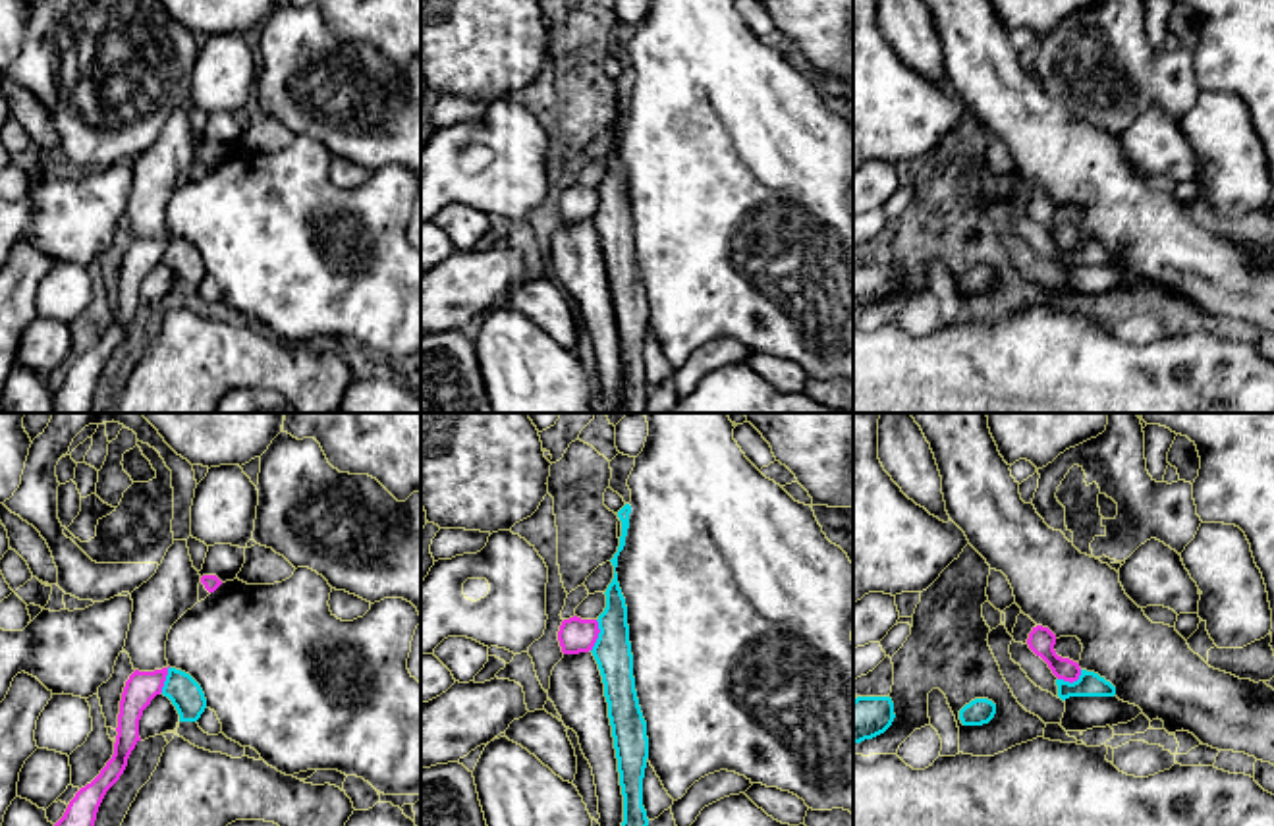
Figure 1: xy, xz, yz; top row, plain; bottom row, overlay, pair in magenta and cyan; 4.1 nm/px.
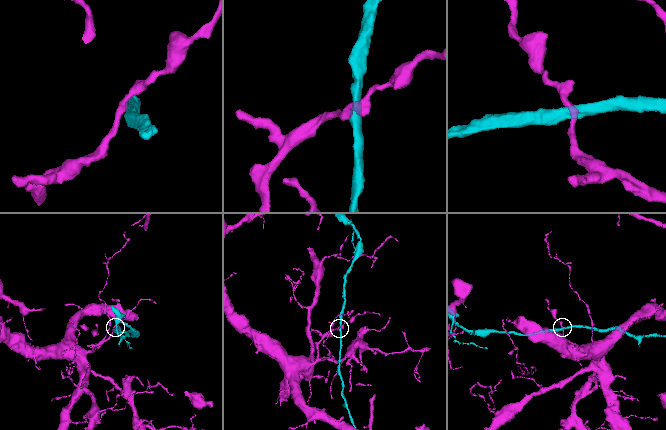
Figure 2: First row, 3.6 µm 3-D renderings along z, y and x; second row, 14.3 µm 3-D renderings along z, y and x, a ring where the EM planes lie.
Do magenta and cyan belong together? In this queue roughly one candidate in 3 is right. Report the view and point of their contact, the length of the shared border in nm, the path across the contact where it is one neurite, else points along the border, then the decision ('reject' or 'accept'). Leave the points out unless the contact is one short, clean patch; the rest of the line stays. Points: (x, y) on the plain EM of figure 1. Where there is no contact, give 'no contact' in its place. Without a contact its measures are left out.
contact xz (597, 203); length 140 nm; border xz (597, 188), (599, 201), (591, 219); reject

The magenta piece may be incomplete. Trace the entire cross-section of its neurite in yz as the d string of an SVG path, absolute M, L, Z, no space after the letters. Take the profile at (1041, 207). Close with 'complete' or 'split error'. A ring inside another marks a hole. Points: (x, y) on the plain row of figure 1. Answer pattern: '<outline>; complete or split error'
M1042 193L1033 195L1027 212L1037 224L1040 224L1048 232L1048 235L1058 247L1069 251L1079 247L1081 243L1079 232L1056 222L1054 218L1056 203L1048 195Z; complete

